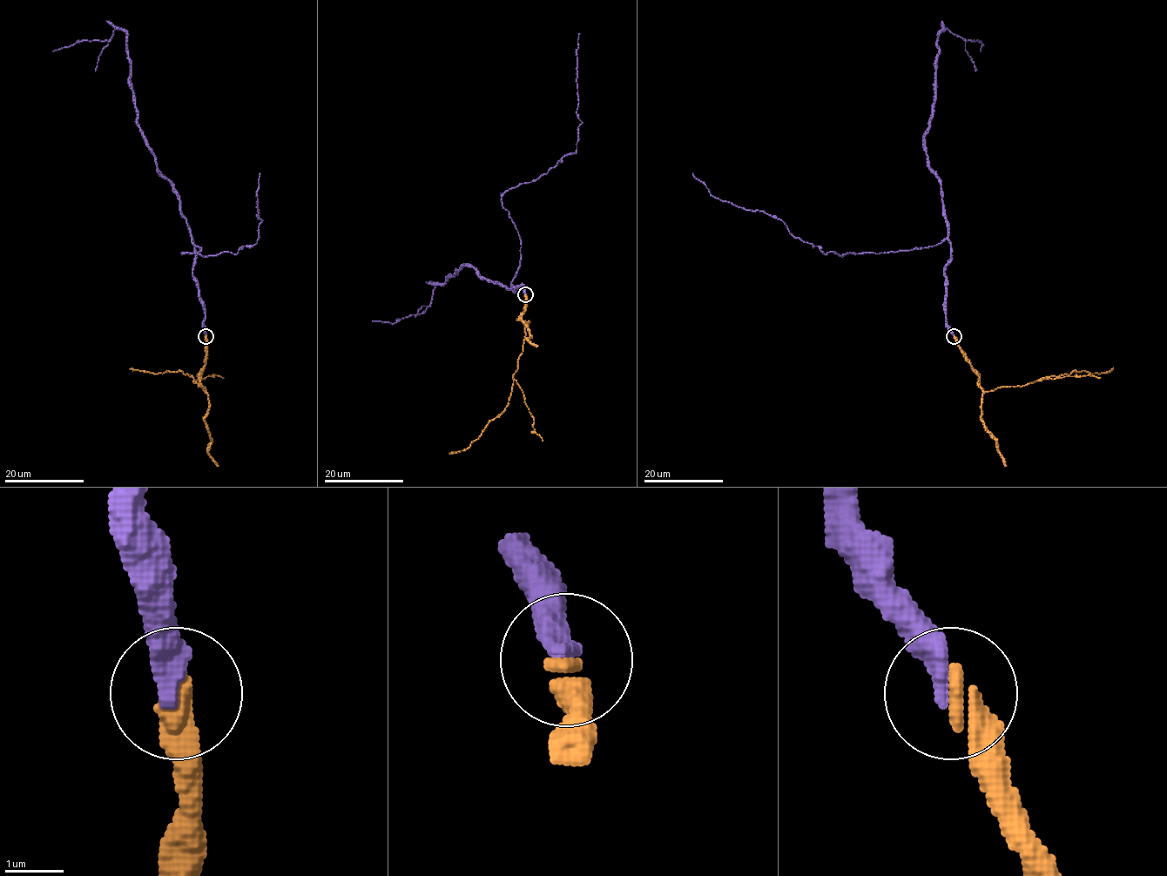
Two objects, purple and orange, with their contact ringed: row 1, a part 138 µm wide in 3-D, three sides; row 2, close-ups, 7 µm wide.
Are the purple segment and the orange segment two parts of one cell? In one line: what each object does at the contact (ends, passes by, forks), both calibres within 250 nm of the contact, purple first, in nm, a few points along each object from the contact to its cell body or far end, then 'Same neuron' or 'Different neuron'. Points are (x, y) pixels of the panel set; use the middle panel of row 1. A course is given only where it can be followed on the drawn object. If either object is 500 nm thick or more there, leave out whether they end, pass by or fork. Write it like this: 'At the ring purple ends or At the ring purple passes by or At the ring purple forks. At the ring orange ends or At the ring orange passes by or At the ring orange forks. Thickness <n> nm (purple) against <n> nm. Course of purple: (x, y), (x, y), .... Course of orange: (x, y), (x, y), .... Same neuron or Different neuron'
At the ring purple ends. At the ring orange ends. Thickness 400 nm (purple) against 360 nm. Course of purple: (525, 293), (524, 286), (511, 286), (521, 239), (502, 196), (535, 181), (576, 149), (579, 33). Course of orange: (525, 294), (526, 306), (520, 320), (525, 326), (523, 351), (513, 375), (508, 407), (469, 446), (449, 454). Same neuron

